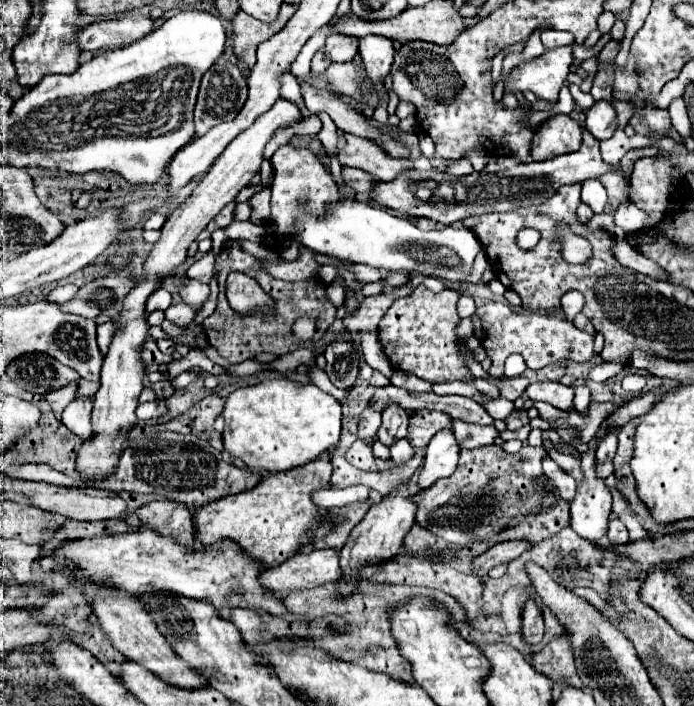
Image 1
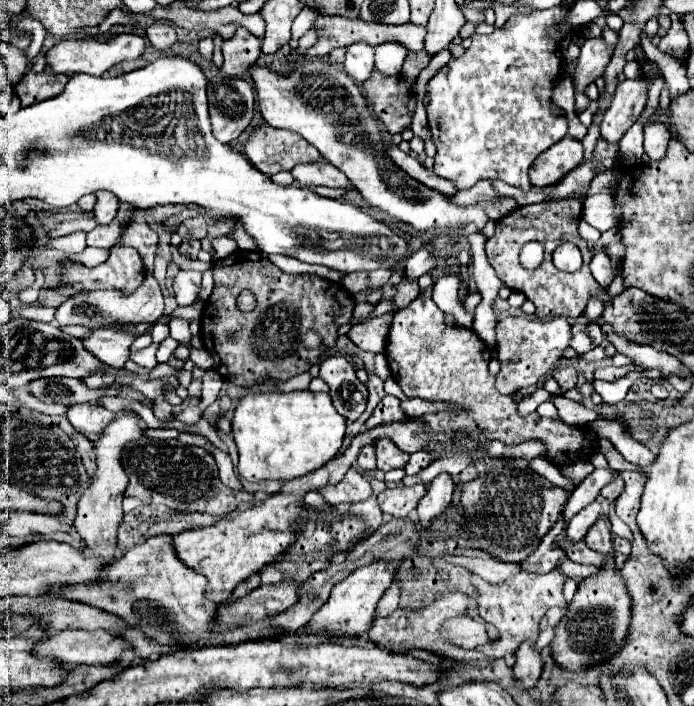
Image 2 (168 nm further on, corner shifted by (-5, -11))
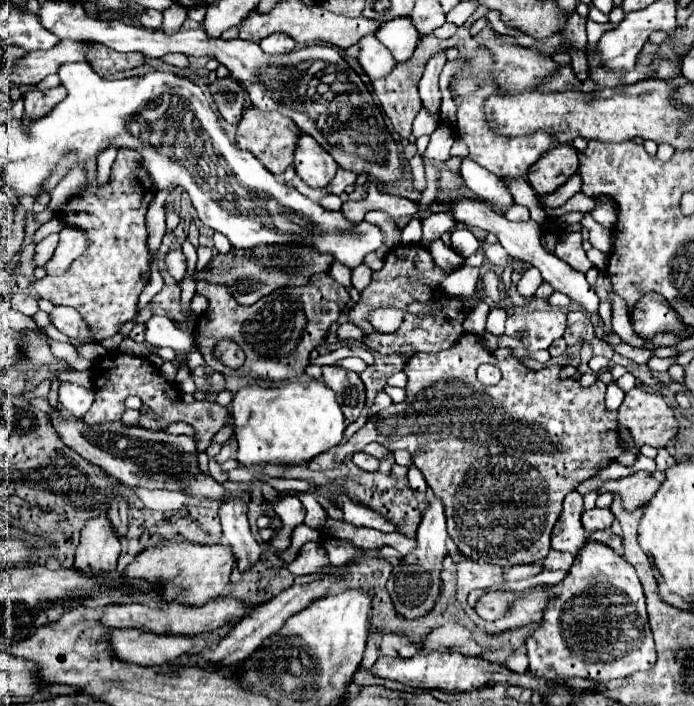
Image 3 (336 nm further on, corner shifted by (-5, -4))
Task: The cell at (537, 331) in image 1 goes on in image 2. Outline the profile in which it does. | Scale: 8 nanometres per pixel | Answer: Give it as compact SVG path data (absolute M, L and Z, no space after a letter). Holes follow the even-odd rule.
M499 299L494 303L498 317L497 322L497 360L501 364L501 372L497 374L495 388L501 394L515 394L521 390L535 388L551 370L555 370L565 350L571 346L571 324L565 318L555 318L551 322L543 322L534 315L527 315L521 308L509 306L506 300L506 314L497 310ZM513 356L519 356L517 362L513 362Z

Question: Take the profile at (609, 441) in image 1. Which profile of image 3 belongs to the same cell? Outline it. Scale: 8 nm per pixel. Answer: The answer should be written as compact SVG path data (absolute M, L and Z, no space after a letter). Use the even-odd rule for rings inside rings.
M573 491L565 497L563 511L551 533L551 547L555 551L567 551L571 555L577 555L581 547L587 543L585 529L581 525L581 513L583 513L583 495Z

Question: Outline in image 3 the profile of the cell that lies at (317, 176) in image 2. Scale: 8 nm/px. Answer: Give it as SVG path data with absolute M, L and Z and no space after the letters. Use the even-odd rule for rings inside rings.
M299 133L299 145L295 147L295 171L309 187L325 187L337 173L339 165L307 137L307 133Z

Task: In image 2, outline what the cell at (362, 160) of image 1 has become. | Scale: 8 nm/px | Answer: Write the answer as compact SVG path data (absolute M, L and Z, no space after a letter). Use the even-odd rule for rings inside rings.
M261 124L247 140L245 140L245 154L253 162L259 172L271 176L281 170L291 170L297 164L315 164L325 162L319 156L317 148L311 148L301 136L271 128Z

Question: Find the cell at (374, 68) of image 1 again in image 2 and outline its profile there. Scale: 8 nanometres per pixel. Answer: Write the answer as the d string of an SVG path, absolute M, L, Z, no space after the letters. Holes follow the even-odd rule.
M385 42L375 46L375 68L383 76L397 76L401 72L401 64L407 56L407 50L401 44Z

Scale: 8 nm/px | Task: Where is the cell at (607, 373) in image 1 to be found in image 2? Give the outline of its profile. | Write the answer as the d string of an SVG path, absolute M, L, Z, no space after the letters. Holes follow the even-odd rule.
M627 364L627 366L603 366L603 368L597 368L595 370L595 380L605 380L605 382L613 382L613 380L619 380L623 378L625 374L629 374L631 371L643 371L639 366L634 364Z

